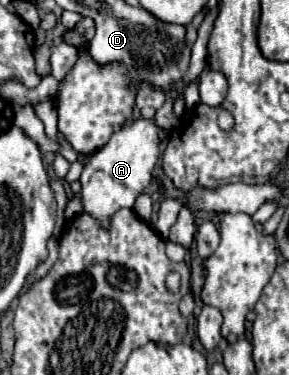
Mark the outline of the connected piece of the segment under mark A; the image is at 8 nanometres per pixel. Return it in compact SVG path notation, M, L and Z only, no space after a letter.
M137 118L137 120L131 120L131 122L123 124L121 130L111 134L111 140L103 148L99 148L93 156L89 156L89 162L83 168L83 176L79 178L79 182L83 186L81 188L83 210L87 214L91 214L99 224L107 226L111 216L117 210L133 206L135 198L149 186L157 160L159 160L159 126L155 124L155 118Z

